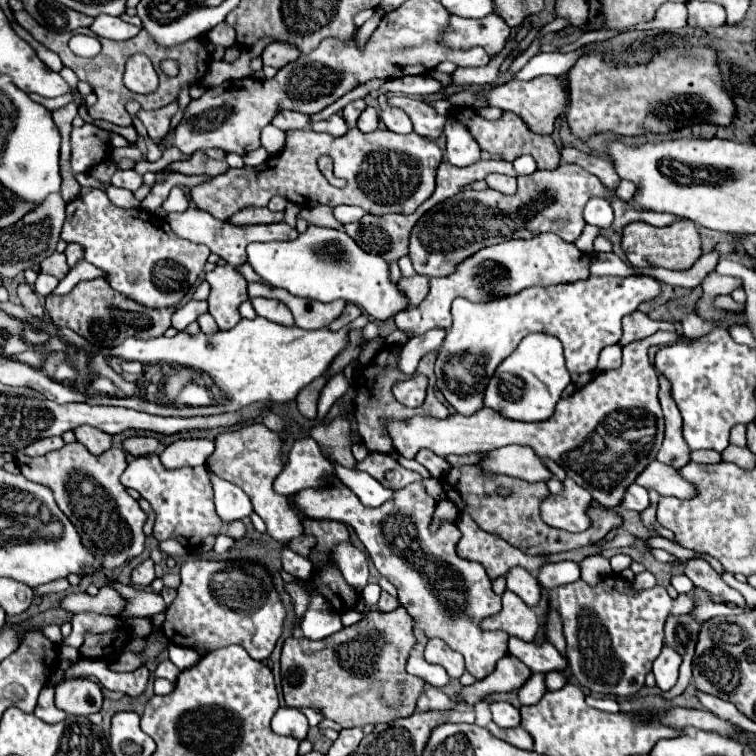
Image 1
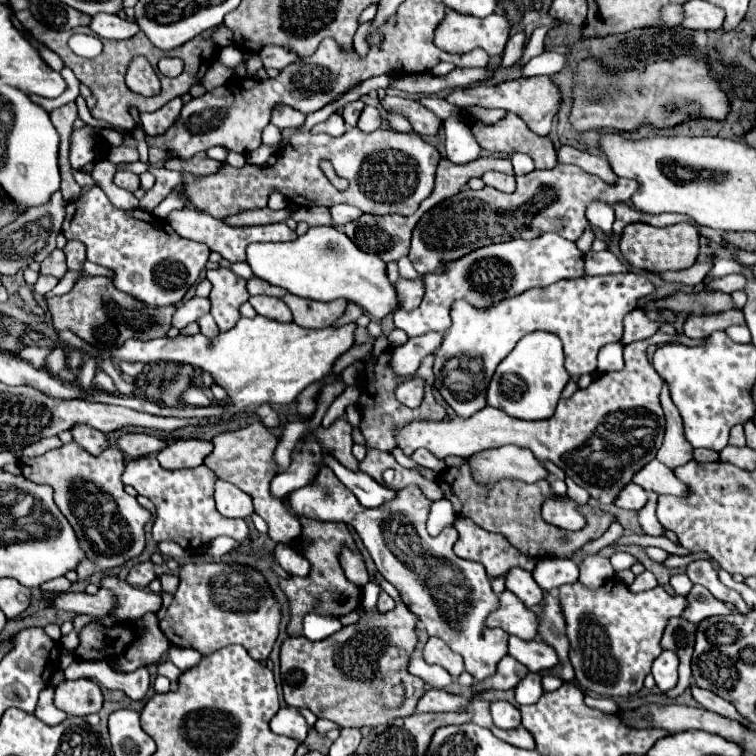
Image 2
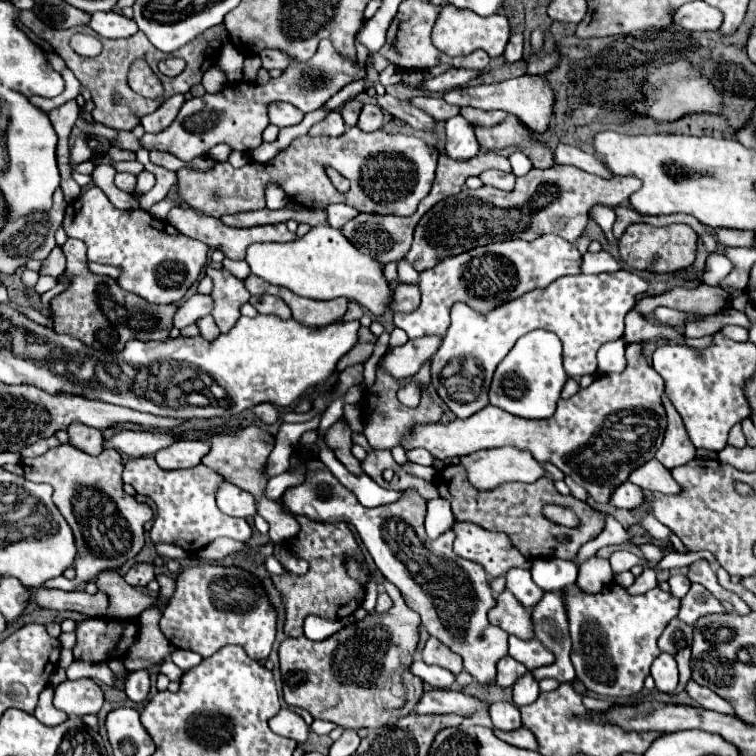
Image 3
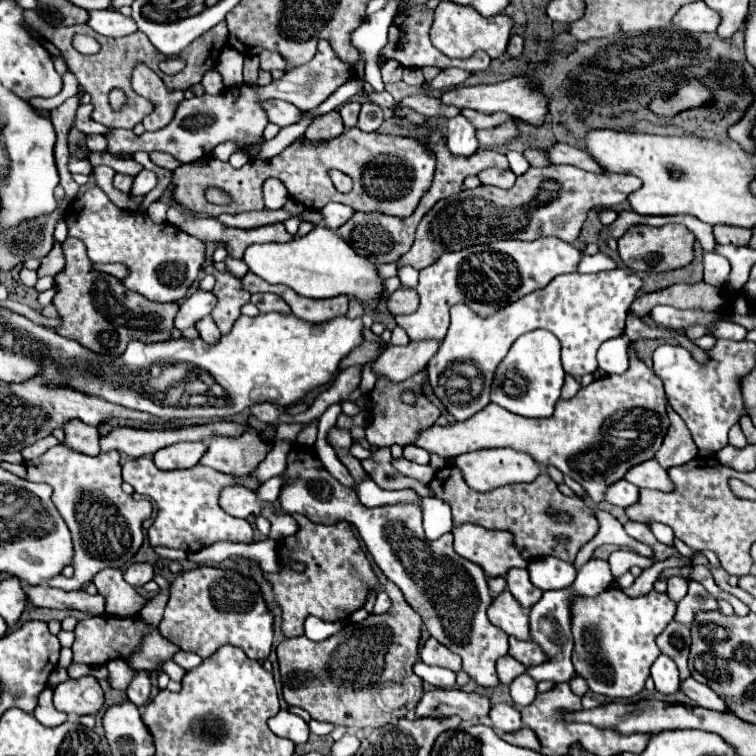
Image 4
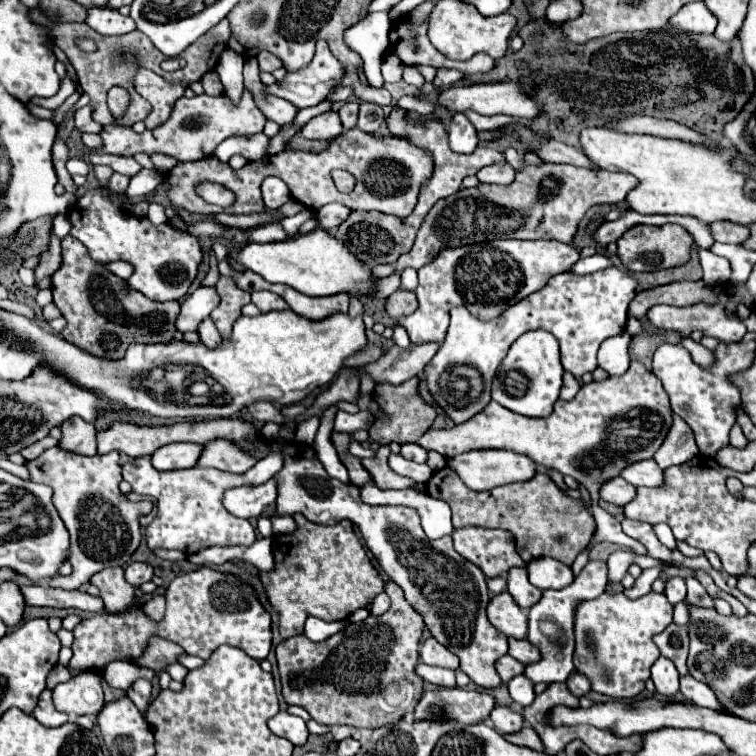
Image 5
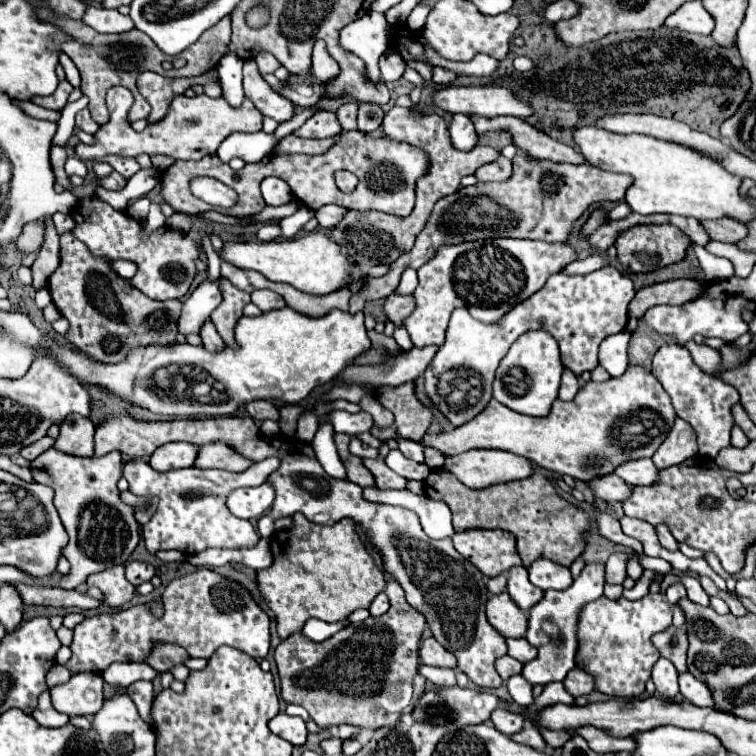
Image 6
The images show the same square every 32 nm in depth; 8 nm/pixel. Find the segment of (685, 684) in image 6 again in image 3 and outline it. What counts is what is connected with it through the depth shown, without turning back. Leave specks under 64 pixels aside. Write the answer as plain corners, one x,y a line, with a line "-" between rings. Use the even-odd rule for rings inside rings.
688,680
684,690
688,692
688,696
690,696
692,700
696,700
696,702
698,702
702,708
706,708
706,710
714,710
714,712
722,712
722,714
734,714
732,706
730,706
724,698
720,698
720,696
714,694
710,688
700,686
700,684
694,682
694,680

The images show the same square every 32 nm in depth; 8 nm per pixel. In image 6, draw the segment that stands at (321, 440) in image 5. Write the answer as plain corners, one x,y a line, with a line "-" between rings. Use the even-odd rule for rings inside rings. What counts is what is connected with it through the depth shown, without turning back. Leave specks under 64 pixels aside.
330,422
322,424
312,440
312,448
316,454
316,460
322,464
326,474
334,478
346,478
346,470
338,458
338,450
334,444
334,428

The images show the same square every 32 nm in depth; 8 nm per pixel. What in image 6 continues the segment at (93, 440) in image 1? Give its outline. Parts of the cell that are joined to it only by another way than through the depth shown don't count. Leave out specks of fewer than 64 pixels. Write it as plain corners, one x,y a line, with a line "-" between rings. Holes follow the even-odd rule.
70,414
60,424
60,436
54,442
54,448
72,456
92,456
92,446
92,420
80,414

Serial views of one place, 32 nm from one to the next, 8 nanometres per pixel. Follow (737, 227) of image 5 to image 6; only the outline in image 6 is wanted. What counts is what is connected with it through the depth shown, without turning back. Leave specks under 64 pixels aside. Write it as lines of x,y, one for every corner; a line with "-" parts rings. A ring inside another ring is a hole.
718,218
718,220
702,220
700,222
702,228
708,232
708,236
712,240
720,240
720,242
738,242
746,236
746,226
734,218

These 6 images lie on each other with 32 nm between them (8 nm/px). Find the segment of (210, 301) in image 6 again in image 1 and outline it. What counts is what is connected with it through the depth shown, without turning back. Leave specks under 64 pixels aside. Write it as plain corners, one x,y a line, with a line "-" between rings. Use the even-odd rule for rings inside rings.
190,300
186,306
176,308
176,312
172,316
172,326
176,330
184,330
190,322
194,322
204,312
208,312
208,302
206,300

